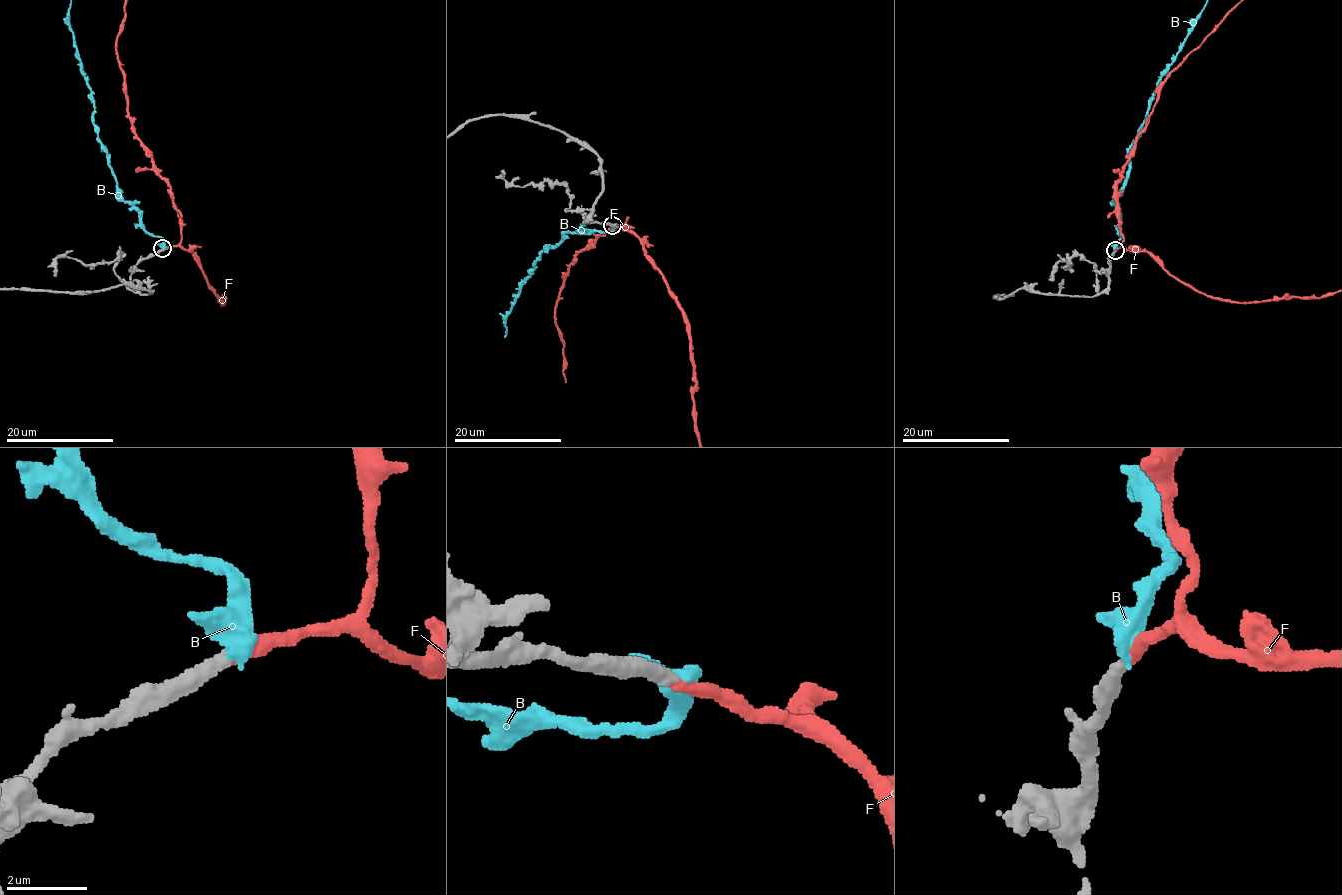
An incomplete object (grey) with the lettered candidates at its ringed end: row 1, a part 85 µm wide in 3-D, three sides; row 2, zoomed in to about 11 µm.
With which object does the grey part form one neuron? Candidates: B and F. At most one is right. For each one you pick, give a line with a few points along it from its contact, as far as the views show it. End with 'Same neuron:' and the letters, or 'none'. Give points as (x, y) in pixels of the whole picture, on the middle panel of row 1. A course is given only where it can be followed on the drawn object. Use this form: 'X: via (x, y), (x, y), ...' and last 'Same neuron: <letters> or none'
Same neuron: F

